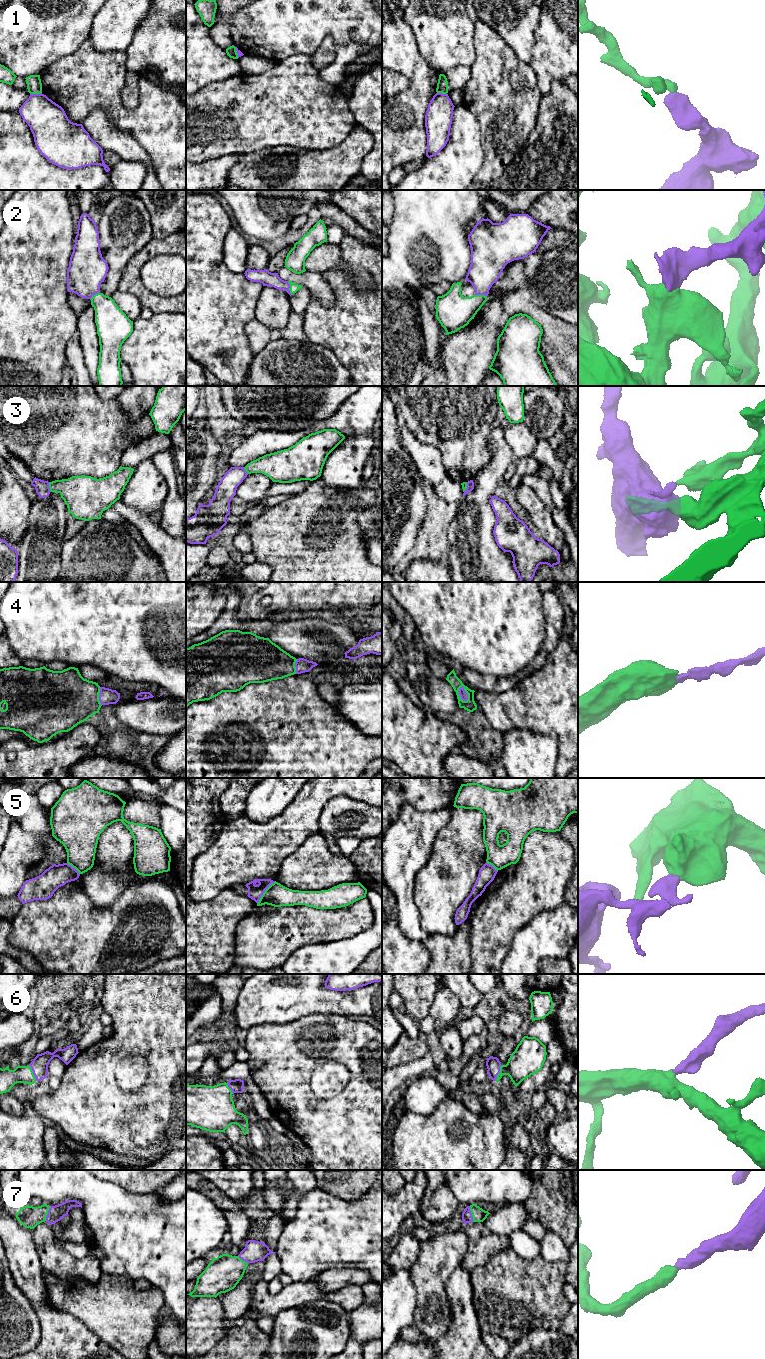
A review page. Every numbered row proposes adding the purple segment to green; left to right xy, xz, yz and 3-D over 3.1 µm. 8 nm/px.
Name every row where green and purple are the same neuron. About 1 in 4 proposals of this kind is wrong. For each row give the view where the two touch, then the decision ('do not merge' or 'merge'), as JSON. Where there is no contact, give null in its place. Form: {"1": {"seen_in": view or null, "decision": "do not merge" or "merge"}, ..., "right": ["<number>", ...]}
{"1": {"seen_in": "xy", "decision": "do not merge"}, "2": {"seen_in": "xz", "decision": "merge"}, "3": {"seen_in": "xy", "decision": "do not merge"}, "4": {"seen_in": "yz", "decision": "merge"}, "5": {"seen_in": "xz", "decision": "do not merge"}, "6": {"seen_in": "xy", "decision": "merge"}, "7": {"seen_in": "yz", "decision": "merge"}, "right": ["2", "4", "6", "7"]}

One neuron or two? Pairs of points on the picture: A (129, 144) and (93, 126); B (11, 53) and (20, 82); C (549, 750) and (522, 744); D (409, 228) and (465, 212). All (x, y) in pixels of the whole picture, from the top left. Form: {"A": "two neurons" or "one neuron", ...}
{"A": "one neuron", "B": "two neurons", "C": "one neuron", "D": "one neuron"}

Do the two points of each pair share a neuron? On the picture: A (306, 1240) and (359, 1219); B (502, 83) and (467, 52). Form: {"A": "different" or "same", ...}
{"A": "same", "B": "different"}

